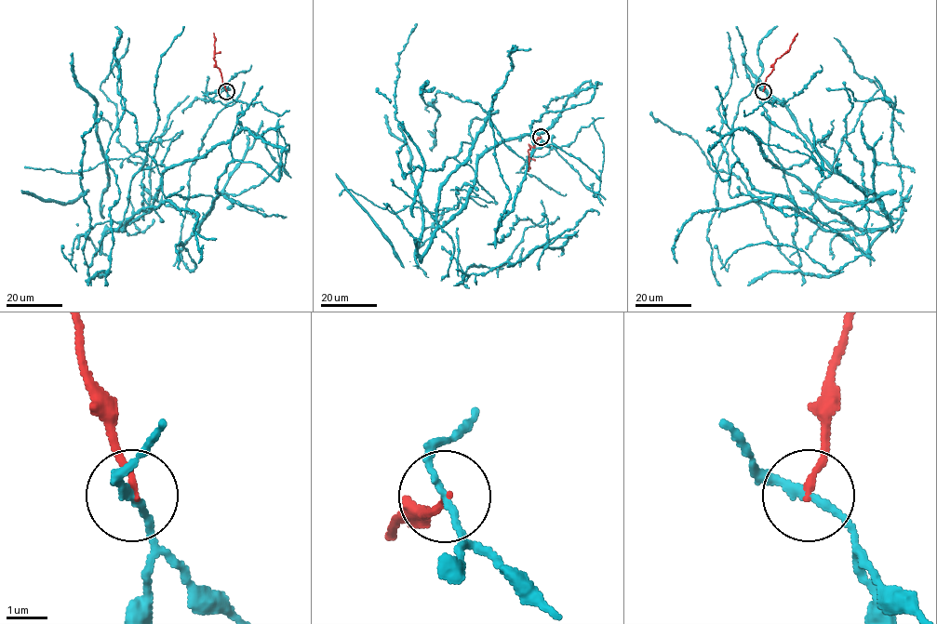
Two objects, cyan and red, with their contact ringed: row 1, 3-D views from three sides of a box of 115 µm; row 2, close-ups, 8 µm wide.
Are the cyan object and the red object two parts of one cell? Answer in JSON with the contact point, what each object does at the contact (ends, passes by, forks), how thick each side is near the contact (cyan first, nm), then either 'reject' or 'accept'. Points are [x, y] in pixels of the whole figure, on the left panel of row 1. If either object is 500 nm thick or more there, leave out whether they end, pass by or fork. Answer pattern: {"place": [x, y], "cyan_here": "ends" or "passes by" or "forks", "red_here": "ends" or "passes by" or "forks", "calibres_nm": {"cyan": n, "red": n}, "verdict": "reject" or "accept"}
{"place": [226, 91], "cyan_here": "passes by", "red_here": "ends", "calibres_nm": {"cyan": 160, "red": 170}, "verdict": "reject"}

